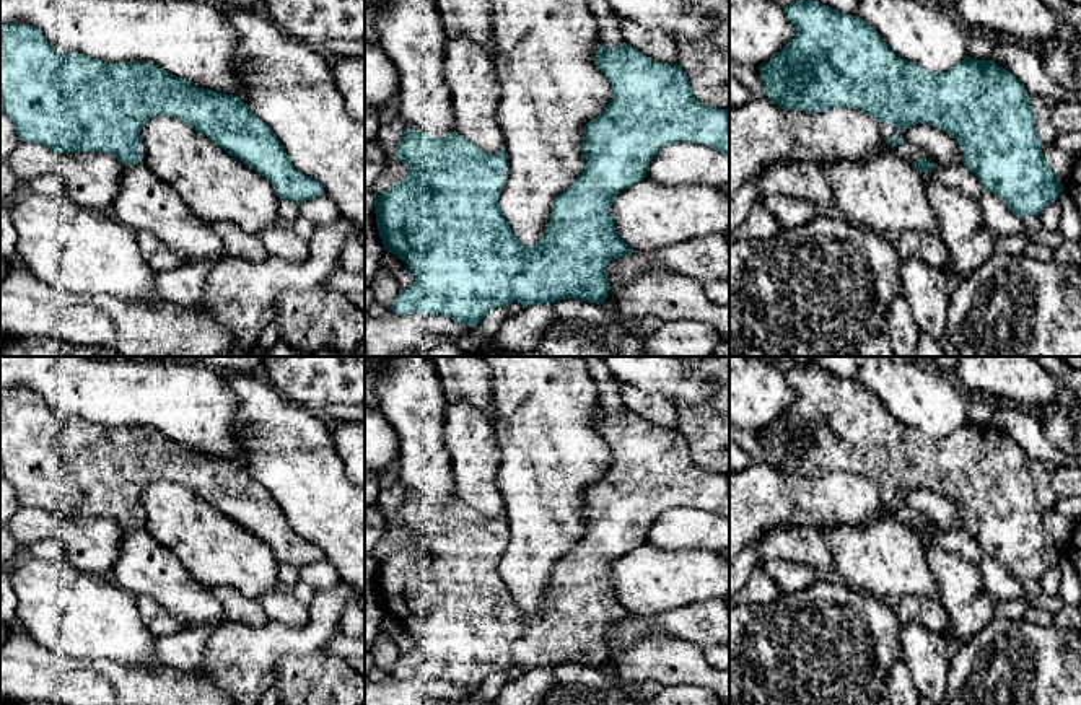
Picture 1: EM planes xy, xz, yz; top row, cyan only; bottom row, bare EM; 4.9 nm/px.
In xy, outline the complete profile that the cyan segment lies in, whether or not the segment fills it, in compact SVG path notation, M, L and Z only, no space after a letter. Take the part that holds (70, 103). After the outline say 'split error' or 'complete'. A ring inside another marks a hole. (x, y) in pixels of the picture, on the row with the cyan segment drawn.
M7 23L0 26L0 104L2 111L15 124L21 142L44 145L55 153L98 151L116 156L122 164L137 164L145 161L147 150L140 138L140 130L147 120L156 116L176 117L212 143L221 147L231 156L243 161L257 174L270 181L280 199L290 199L300 205L309 199L324 194L319 182L301 174L288 160L280 140L272 129L252 114L238 96L199 88L182 78L173 77L161 67L143 60L107 63L90 59L78 52L57 52L42 33L28 23Z; split error

